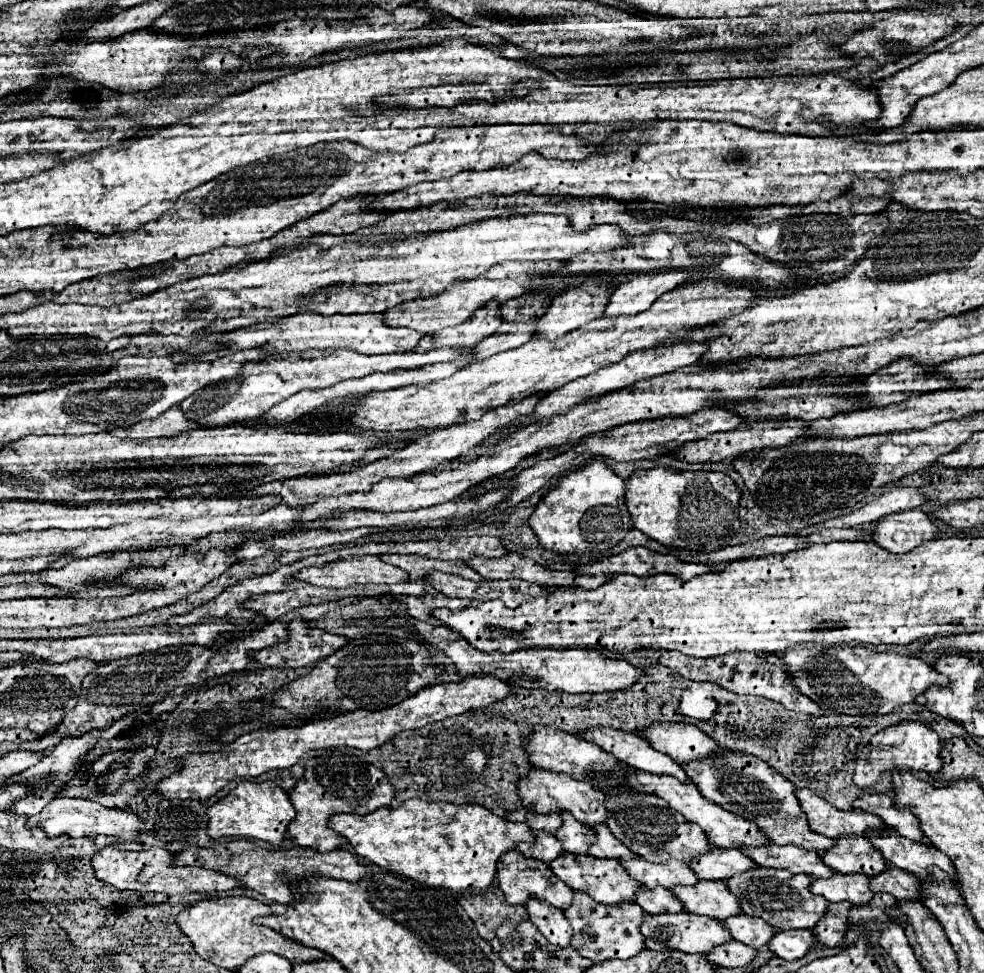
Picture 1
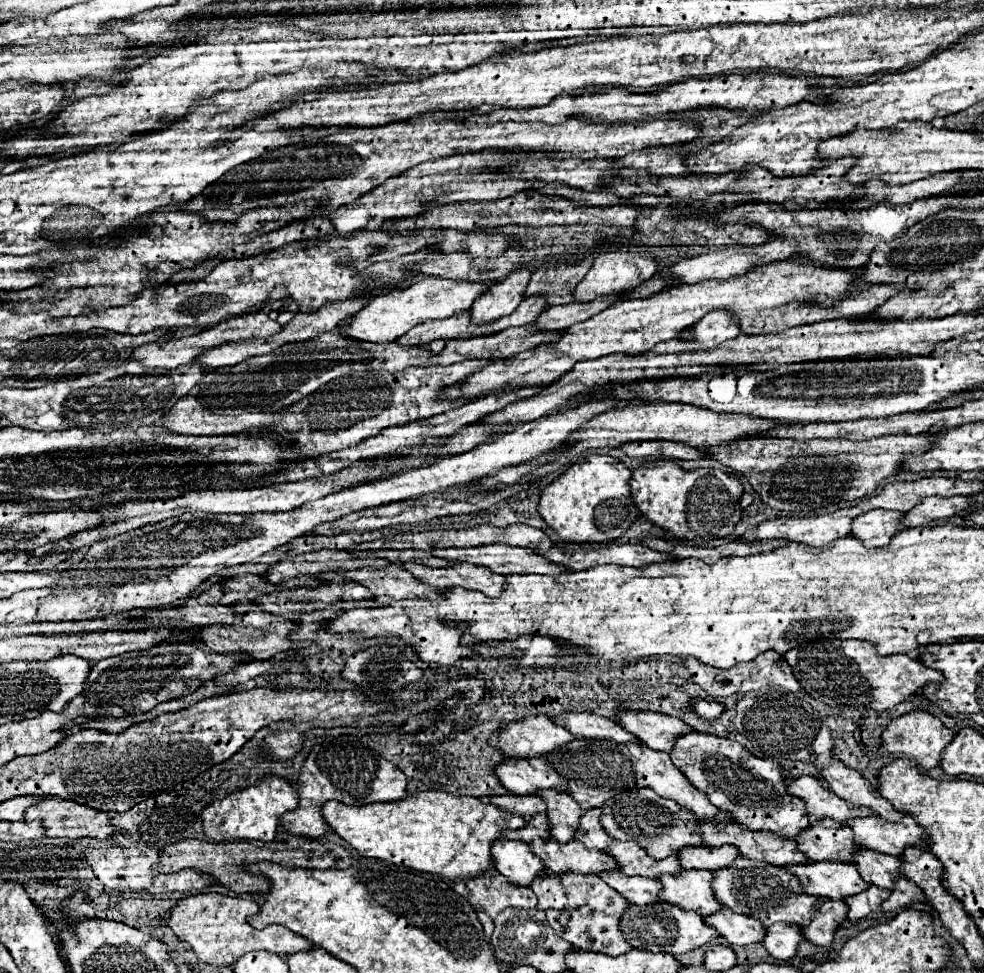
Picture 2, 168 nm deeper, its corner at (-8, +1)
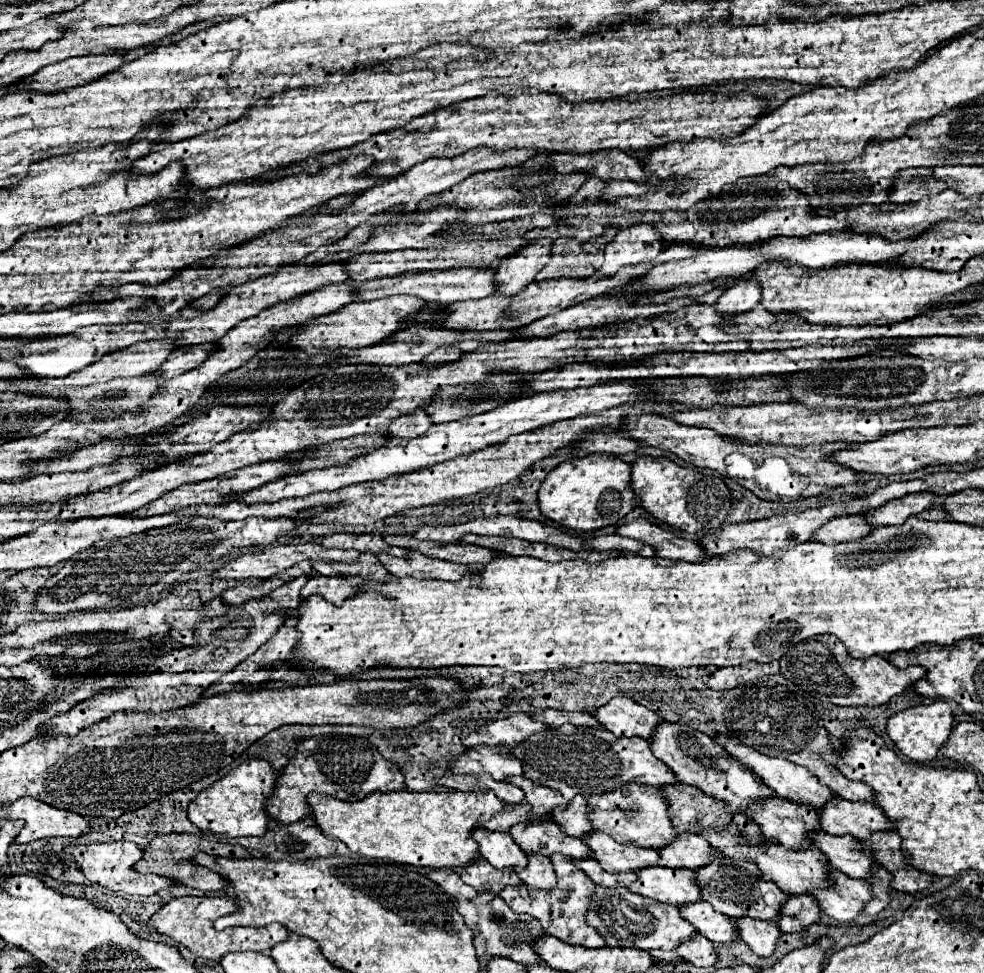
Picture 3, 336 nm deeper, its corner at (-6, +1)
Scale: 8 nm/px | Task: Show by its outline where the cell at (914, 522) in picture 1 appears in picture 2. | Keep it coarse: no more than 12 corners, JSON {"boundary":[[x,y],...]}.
{"boundary":[[871,509],[853,521],[865,547],[885,547],[905,529],[901,511]]}

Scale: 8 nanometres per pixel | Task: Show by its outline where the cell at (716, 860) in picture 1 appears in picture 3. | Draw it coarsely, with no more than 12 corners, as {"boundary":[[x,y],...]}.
{"boundary":[[679,833],[659,849],[661,867],[695,871],[719,853],[701,835]]}

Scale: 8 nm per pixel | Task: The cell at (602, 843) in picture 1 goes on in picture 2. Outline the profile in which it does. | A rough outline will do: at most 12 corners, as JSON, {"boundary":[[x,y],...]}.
{"boundary":[[599,807],[583,813],[575,839],[605,851],[615,841],[601,827]]}

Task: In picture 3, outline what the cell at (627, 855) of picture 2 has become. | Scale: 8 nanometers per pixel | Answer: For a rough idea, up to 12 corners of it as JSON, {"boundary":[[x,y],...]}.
{"boundary":[[599,831],[583,835],[607,873],[659,865],[655,849],[623,845]]}

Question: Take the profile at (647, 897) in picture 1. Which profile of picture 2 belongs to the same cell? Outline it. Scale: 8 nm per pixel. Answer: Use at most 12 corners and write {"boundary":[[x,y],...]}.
{"boundary":[[619,871],[599,875],[633,905],[659,901],[661,881],[627,877]]}

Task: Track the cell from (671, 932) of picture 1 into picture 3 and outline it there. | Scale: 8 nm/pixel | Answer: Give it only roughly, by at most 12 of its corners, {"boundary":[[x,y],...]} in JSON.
{"boundary":[[597,885],[587,925],[607,947],[671,951],[695,929],[673,905]]}

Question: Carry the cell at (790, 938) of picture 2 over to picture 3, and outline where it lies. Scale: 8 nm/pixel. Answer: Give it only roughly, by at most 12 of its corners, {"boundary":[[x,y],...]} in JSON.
{"boundary":[[737,921],[739,937],[769,957],[781,935],[777,921]]}

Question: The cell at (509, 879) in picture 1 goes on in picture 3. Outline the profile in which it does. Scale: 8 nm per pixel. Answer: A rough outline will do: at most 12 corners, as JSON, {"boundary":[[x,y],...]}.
{"boundary":[[483,827],[471,837],[497,869],[521,869],[527,855],[509,833]]}

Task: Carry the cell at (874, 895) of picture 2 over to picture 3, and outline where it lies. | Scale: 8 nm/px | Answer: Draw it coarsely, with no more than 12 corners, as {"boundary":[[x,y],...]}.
{"boundary":[[831,873],[815,889],[825,915],[849,923],[871,899],[867,879]]}

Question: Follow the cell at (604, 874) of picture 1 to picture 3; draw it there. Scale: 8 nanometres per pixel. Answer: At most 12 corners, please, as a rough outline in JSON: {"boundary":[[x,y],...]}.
{"boundary":[[533,819],[509,829],[525,853],[591,857],[581,839],[553,819]]}

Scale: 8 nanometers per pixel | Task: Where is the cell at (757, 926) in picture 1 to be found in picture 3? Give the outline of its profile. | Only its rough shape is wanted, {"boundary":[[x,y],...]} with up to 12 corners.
{"boundary":[[705,901],[679,907],[695,931],[715,945],[729,943],[733,923]]}

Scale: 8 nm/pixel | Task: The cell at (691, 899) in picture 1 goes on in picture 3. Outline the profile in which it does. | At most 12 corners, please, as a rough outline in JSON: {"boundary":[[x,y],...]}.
{"boundary":[[647,865],[629,891],[677,907],[701,899],[691,869]]}

